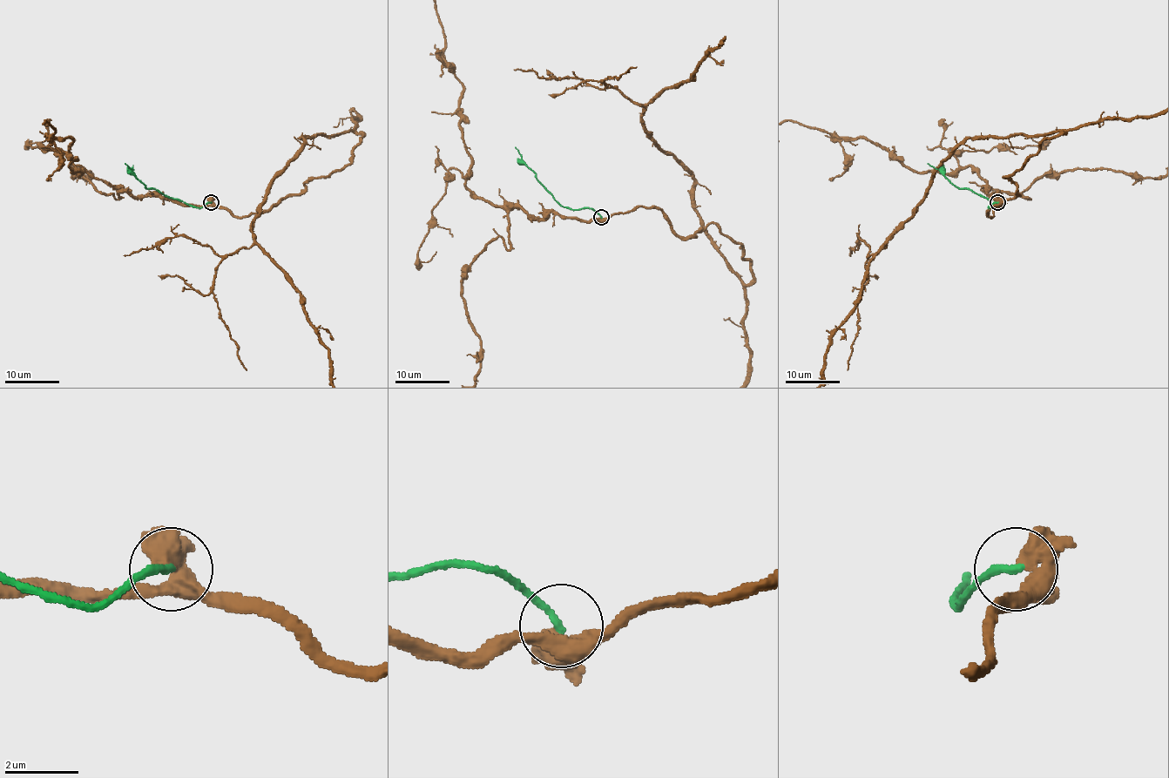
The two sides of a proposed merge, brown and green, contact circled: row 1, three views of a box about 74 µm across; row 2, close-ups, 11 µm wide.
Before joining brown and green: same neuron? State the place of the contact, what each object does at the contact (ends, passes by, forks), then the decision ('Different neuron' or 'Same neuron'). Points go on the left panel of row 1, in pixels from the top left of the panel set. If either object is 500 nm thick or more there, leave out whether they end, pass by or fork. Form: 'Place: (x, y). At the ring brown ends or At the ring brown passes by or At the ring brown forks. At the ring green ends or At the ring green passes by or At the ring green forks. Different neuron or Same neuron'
Place: (211, 202). At the ring brown forks. At the ring green ends. Different neuron

